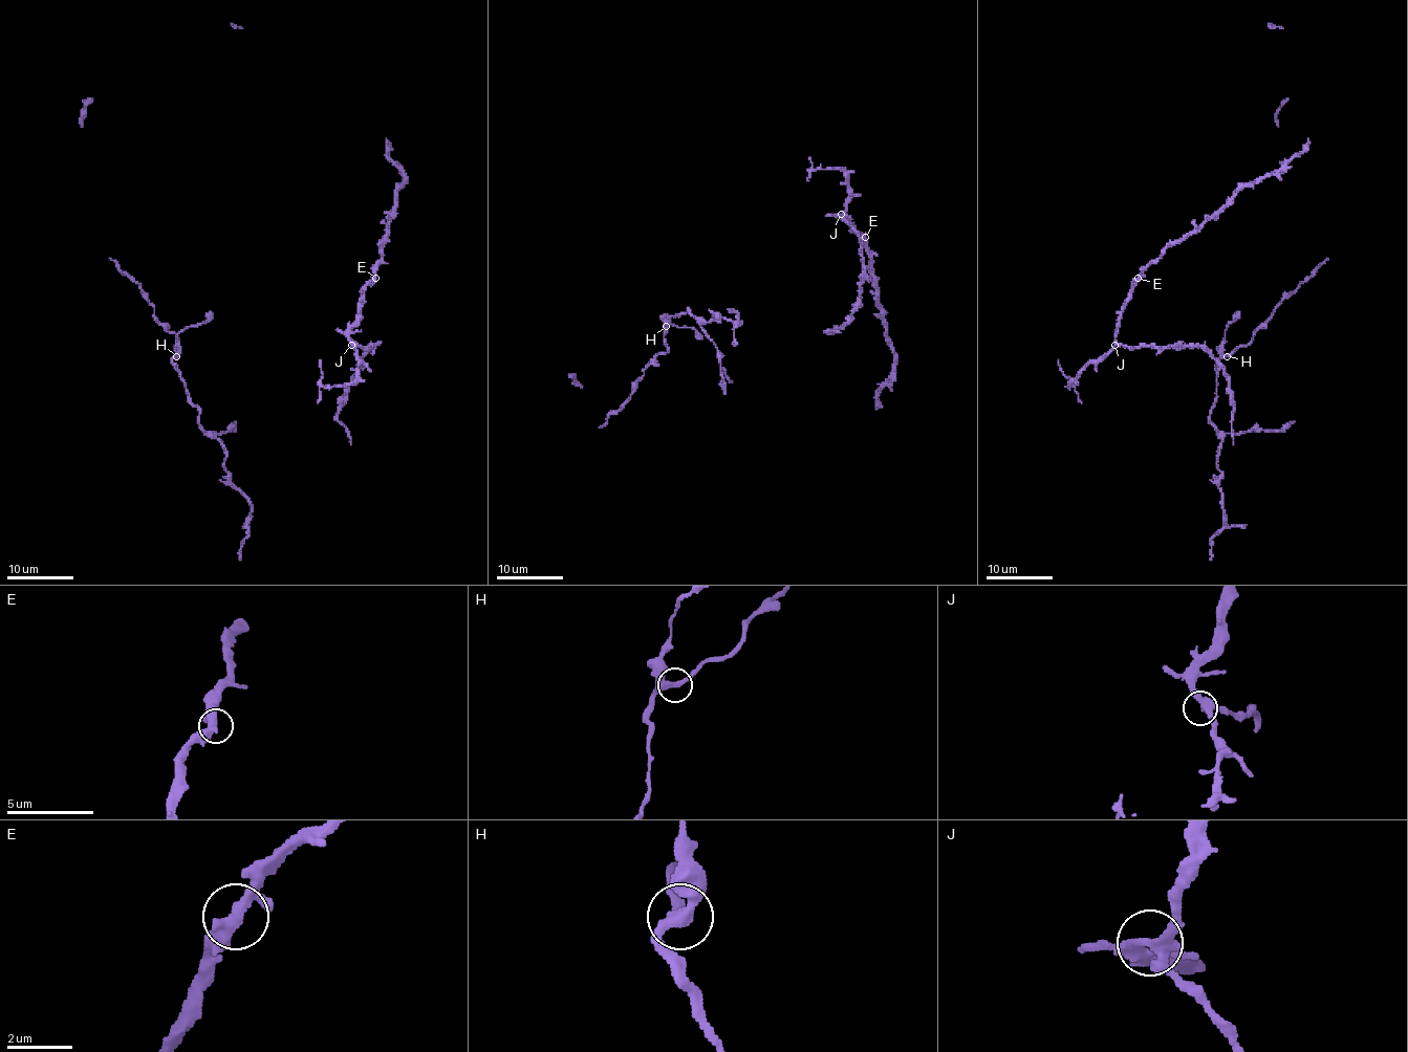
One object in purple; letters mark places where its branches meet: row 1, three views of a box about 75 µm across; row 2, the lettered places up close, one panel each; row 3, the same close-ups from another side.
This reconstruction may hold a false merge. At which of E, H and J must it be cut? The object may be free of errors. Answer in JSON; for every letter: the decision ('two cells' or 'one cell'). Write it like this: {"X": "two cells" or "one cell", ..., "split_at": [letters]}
{"E": "one cell", "H": "one cell", "J": "one cell", "split_at": []}

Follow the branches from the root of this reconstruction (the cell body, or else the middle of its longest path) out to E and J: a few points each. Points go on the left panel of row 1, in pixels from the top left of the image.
E: (355, 371), (358, 363), (372, 347), (355, 345), (349, 336), (349, 328), (355, 320), (363, 290), (375, 278)
J: (355, 371), (358, 363), (372, 347), (351, 345)

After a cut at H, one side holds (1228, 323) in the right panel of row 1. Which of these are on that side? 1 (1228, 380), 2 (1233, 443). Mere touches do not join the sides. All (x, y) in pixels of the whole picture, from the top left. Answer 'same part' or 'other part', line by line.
1: other part
2: other part

